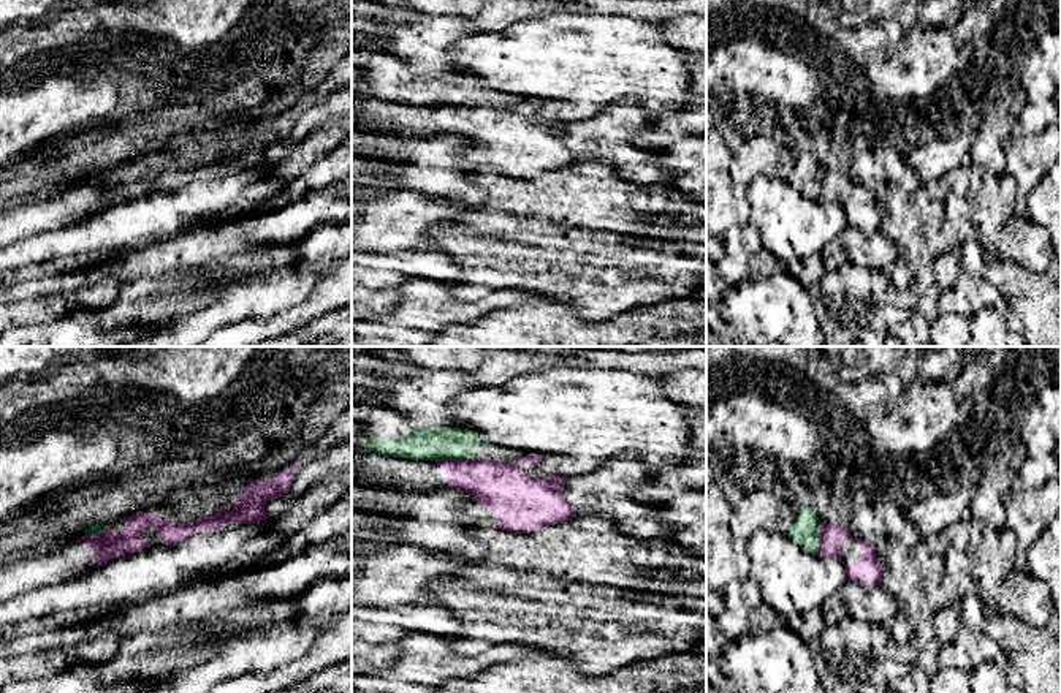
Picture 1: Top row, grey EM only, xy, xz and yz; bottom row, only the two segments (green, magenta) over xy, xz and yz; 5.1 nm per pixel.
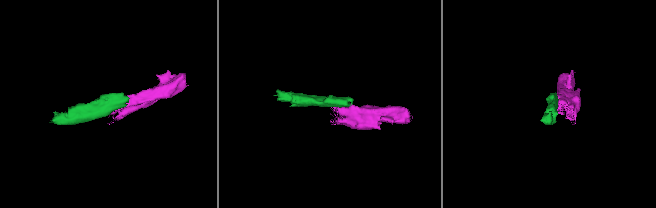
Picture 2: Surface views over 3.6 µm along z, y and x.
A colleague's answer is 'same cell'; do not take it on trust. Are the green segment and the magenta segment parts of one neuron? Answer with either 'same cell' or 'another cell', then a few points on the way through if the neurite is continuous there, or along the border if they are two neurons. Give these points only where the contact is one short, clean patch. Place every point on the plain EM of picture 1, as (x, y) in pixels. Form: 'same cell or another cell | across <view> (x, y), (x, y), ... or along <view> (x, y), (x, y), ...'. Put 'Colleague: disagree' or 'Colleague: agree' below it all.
another cell | along xz (482, 103), (436, 106)
Colleague: disagree

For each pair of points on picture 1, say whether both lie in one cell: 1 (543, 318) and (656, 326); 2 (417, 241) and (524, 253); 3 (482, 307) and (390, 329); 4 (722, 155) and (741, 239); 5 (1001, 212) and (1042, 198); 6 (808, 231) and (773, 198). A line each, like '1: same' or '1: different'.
1: same
2: different
3: same
4: different
5: different
6: same

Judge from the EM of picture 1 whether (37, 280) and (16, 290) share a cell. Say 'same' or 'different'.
same

